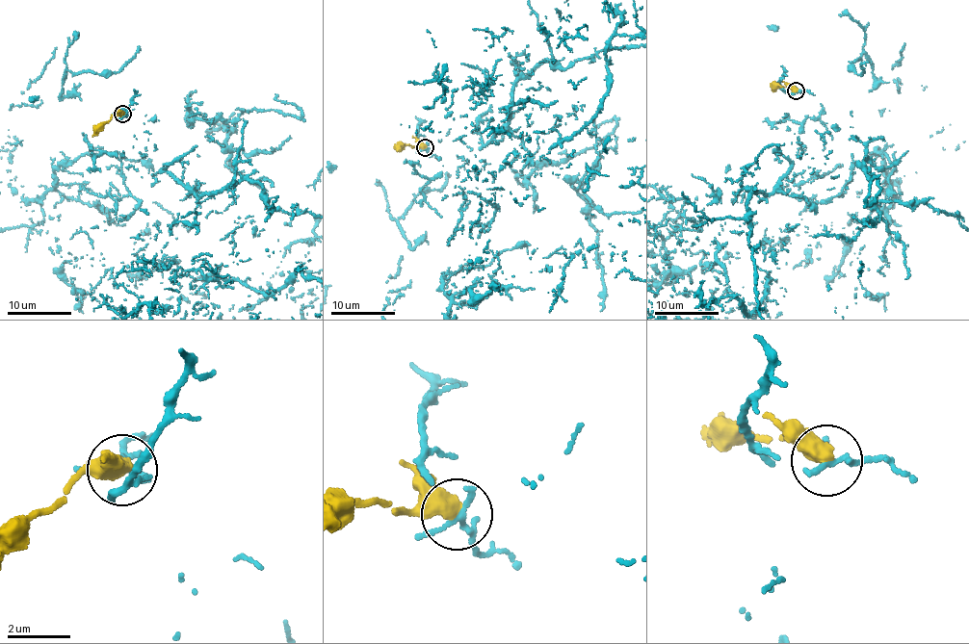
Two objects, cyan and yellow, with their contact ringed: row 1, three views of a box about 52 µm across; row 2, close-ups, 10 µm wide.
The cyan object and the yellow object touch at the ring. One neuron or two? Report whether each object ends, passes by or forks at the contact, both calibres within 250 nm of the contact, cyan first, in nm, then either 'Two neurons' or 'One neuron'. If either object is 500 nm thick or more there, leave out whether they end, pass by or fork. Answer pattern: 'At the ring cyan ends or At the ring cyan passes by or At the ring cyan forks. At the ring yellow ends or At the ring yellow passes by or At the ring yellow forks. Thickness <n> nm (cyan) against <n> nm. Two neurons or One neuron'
Thickness 190 nm (cyan) against 600 nm. Two neurons

